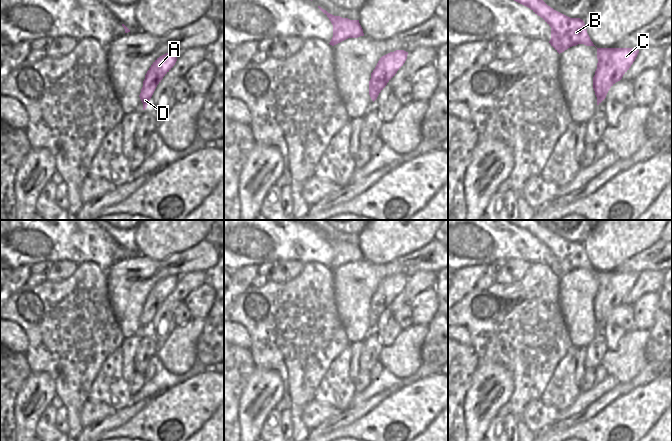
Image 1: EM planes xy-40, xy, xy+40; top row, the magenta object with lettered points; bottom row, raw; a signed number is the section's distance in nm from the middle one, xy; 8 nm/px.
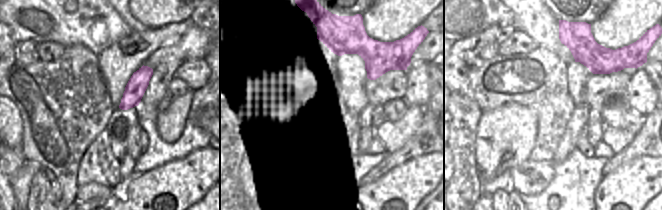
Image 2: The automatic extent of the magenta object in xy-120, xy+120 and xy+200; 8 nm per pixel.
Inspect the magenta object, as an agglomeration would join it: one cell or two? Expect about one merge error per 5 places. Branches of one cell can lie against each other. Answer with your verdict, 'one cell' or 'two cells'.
one cell

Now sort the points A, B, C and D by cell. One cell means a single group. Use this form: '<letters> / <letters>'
A B C D

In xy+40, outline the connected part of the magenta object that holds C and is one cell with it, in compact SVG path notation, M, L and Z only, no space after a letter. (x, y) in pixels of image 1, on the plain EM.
M597 272L598 287L593 301L597 329L606 322L609 313L622 303L638 277L636 272Z

